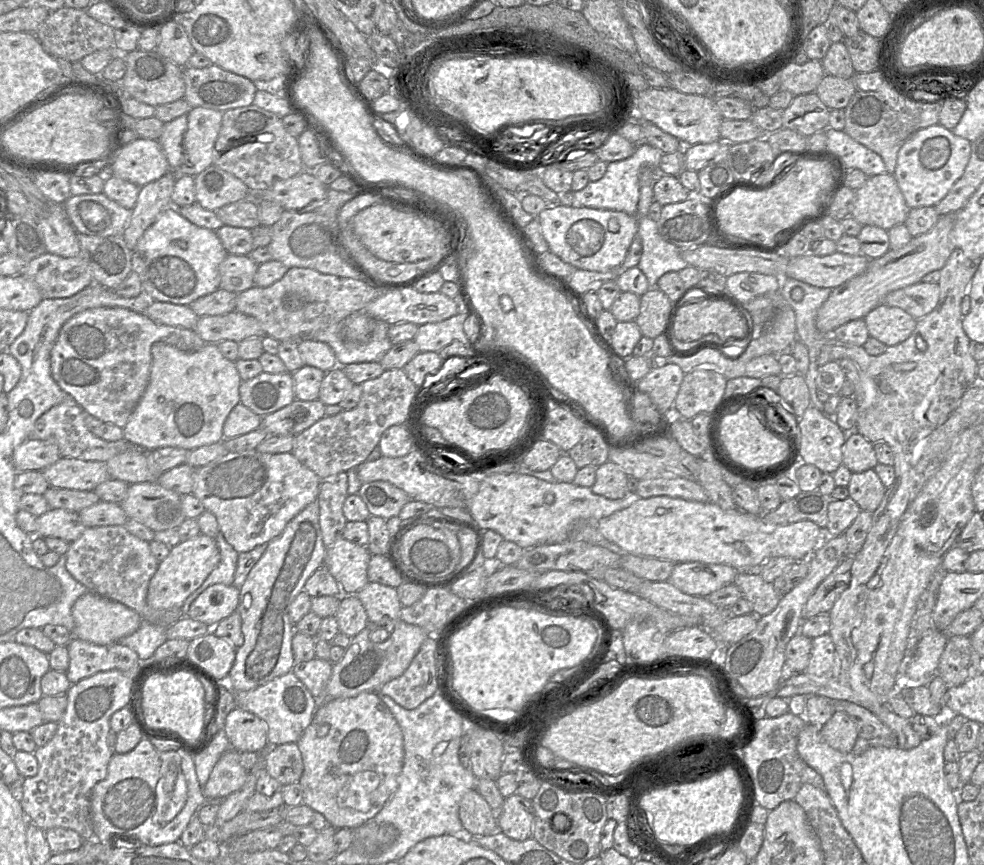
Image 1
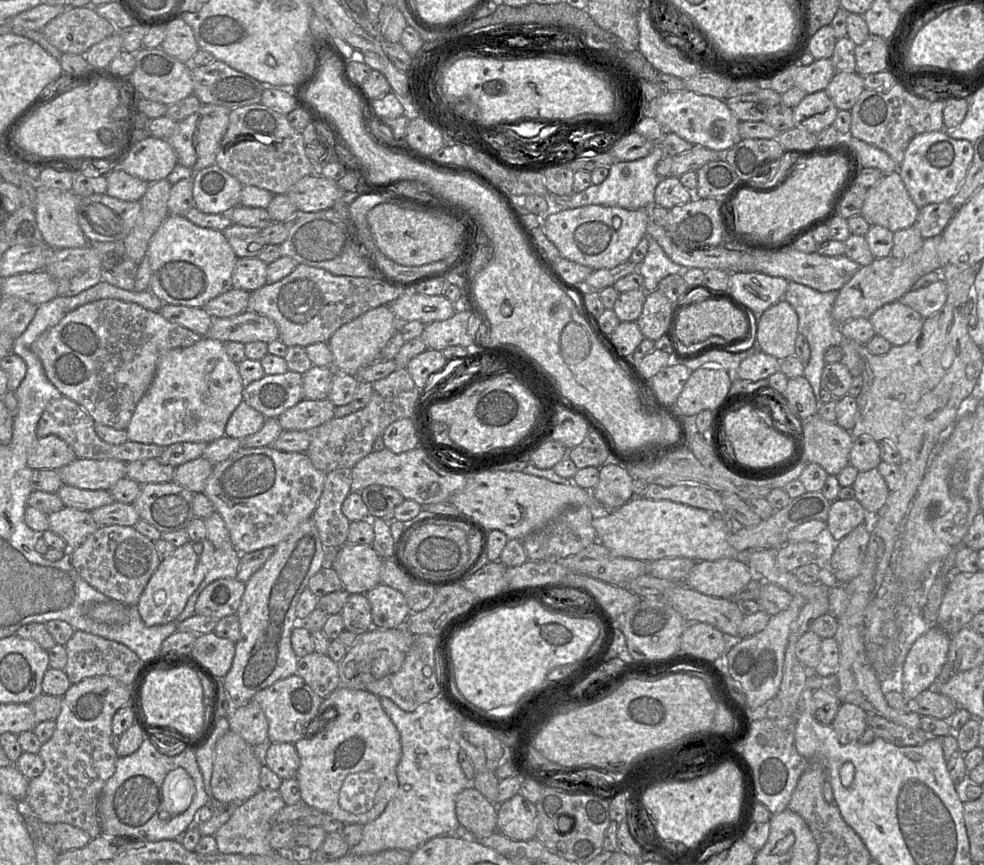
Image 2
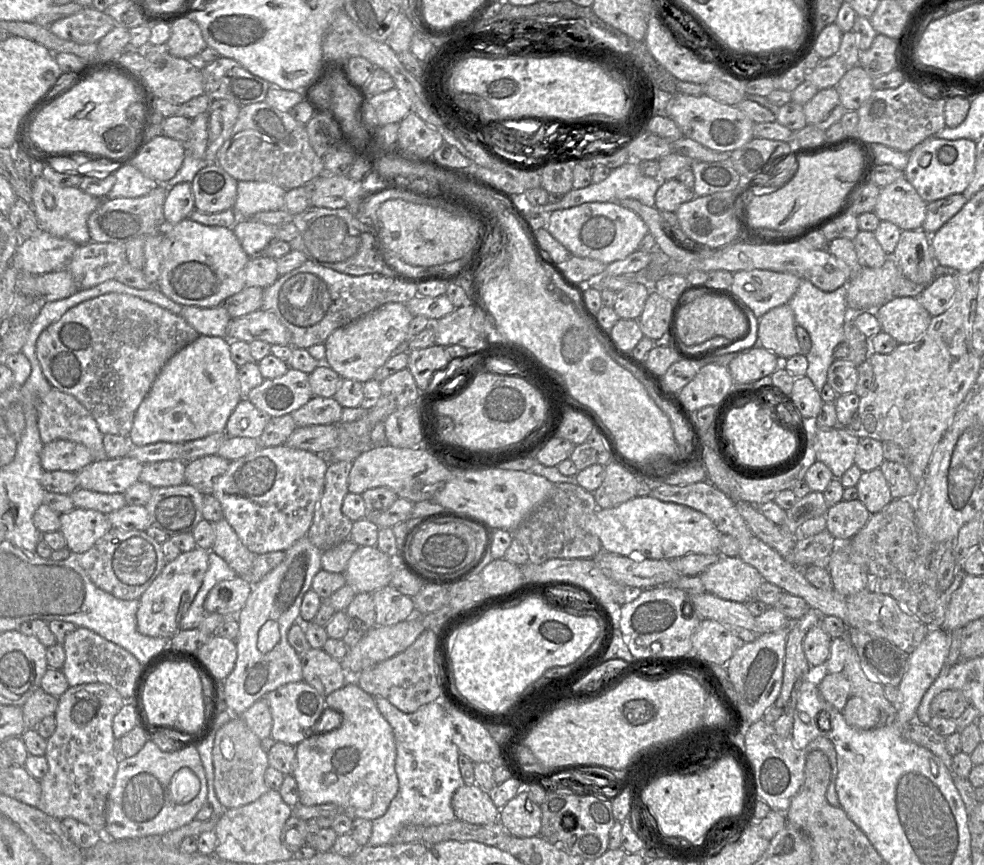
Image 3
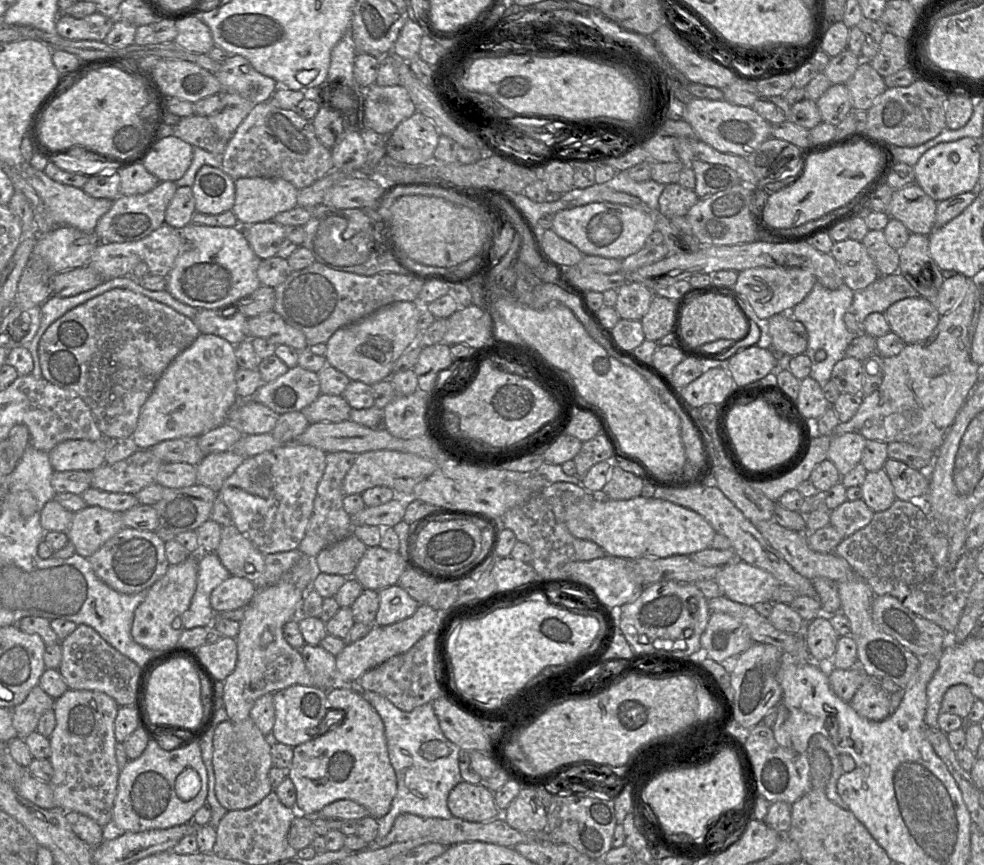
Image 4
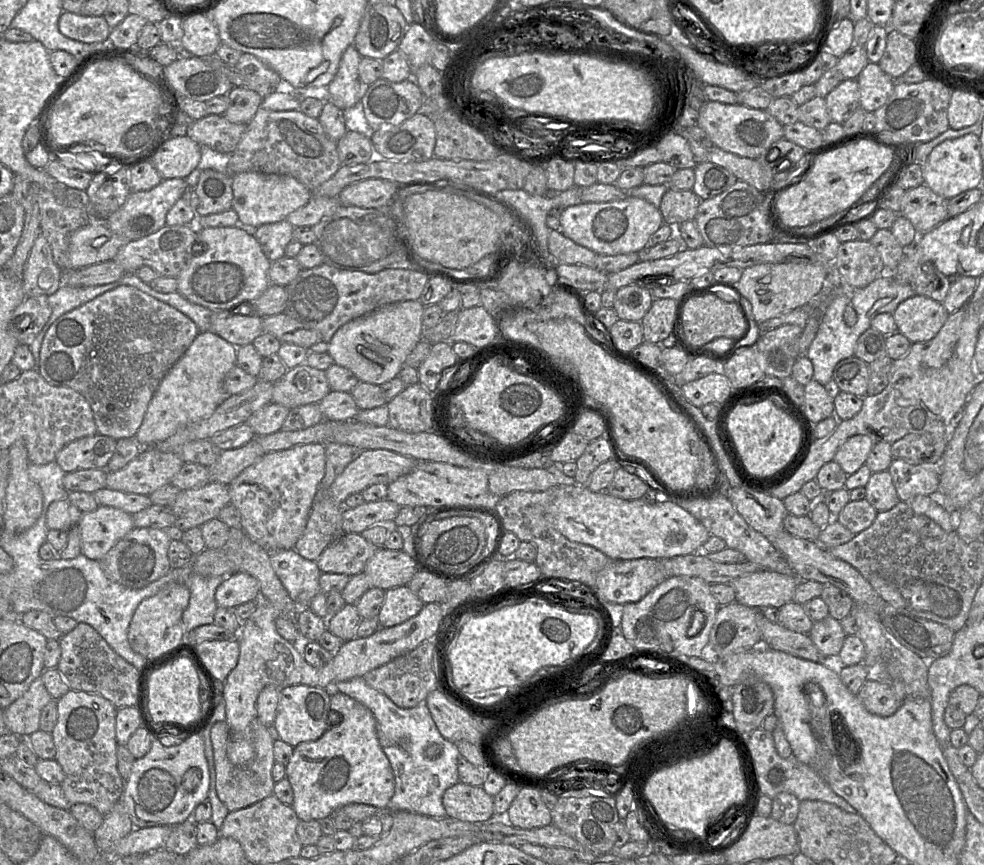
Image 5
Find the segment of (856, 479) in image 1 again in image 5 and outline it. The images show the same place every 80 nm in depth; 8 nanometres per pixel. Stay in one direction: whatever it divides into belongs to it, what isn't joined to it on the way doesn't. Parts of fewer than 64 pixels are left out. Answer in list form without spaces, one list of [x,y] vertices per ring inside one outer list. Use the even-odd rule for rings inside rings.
[[[888,470],[872,473],[864,488],[865,499],[878,512],[888,511],[901,501]]]

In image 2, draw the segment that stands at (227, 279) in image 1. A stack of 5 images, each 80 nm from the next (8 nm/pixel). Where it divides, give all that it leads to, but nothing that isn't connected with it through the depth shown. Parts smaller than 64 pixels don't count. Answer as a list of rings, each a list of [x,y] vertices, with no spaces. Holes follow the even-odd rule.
[[[257,257],[238,258],[232,272],[233,288],[252,292],[266,281],[267,264]]]

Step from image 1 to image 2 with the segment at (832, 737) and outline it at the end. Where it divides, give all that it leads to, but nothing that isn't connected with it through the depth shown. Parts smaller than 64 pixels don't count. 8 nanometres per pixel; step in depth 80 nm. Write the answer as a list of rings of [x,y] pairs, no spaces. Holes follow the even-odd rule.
[[[842,703],[831,725],[842,745],[858,741],[867,729],[867,712],[852,703]]]

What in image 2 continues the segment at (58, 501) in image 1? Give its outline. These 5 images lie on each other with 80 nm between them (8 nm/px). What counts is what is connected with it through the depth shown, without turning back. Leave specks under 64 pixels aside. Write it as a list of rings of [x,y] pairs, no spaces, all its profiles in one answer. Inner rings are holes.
[[[63,485],[57,492],[64,507],[83,511],[93,511],[99,507],[115,502],[109,491],[84,490],[69,485]]]

